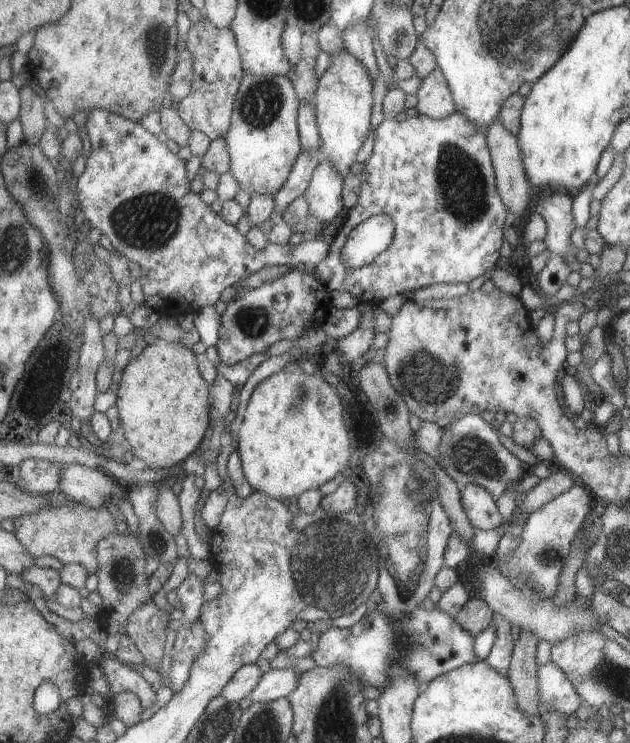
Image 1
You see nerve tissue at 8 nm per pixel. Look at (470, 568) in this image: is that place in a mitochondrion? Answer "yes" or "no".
no

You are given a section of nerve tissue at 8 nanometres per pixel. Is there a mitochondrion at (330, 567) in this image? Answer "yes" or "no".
yes

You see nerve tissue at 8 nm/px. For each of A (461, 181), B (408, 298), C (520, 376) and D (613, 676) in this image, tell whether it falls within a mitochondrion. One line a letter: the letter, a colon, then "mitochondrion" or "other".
A: mitochondrion
B: other
C: other
D: mitochondrion

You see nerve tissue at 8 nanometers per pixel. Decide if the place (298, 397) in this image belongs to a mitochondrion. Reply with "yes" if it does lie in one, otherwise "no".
yes

